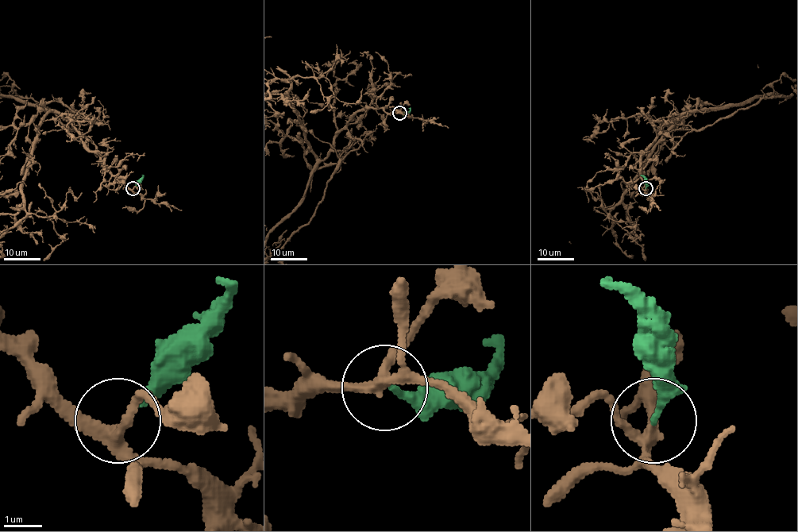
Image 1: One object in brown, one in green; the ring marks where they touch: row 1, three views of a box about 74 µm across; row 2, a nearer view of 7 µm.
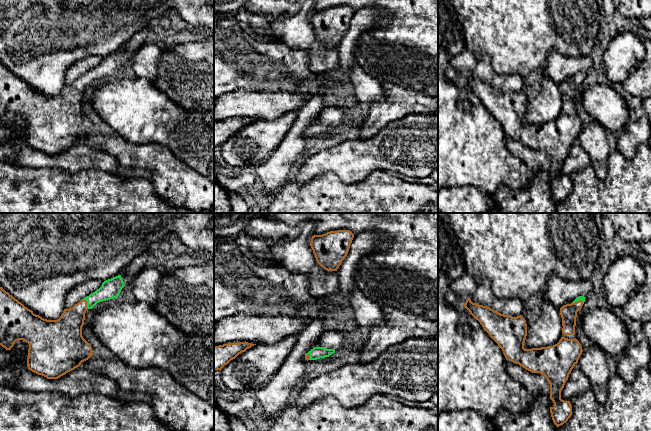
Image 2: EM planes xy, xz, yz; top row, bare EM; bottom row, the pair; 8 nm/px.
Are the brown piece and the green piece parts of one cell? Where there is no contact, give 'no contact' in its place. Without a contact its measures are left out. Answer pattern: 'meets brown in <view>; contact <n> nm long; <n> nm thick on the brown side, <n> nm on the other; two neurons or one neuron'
meets brown in xy; contact 90 nm long; 220 nm thick on the brown side, 160 nm on the other; one neuron

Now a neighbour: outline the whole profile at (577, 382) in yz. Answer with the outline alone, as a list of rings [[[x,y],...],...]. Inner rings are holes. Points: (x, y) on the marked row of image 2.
[[[574,367],[561,391],[561,398],[570,400],[575,395],[584,393],[590,389],[591,384],[589,379],[579,367]]]

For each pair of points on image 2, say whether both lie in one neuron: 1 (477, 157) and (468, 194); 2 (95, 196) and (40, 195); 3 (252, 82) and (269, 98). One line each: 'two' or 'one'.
1: two
2: one
3: two

